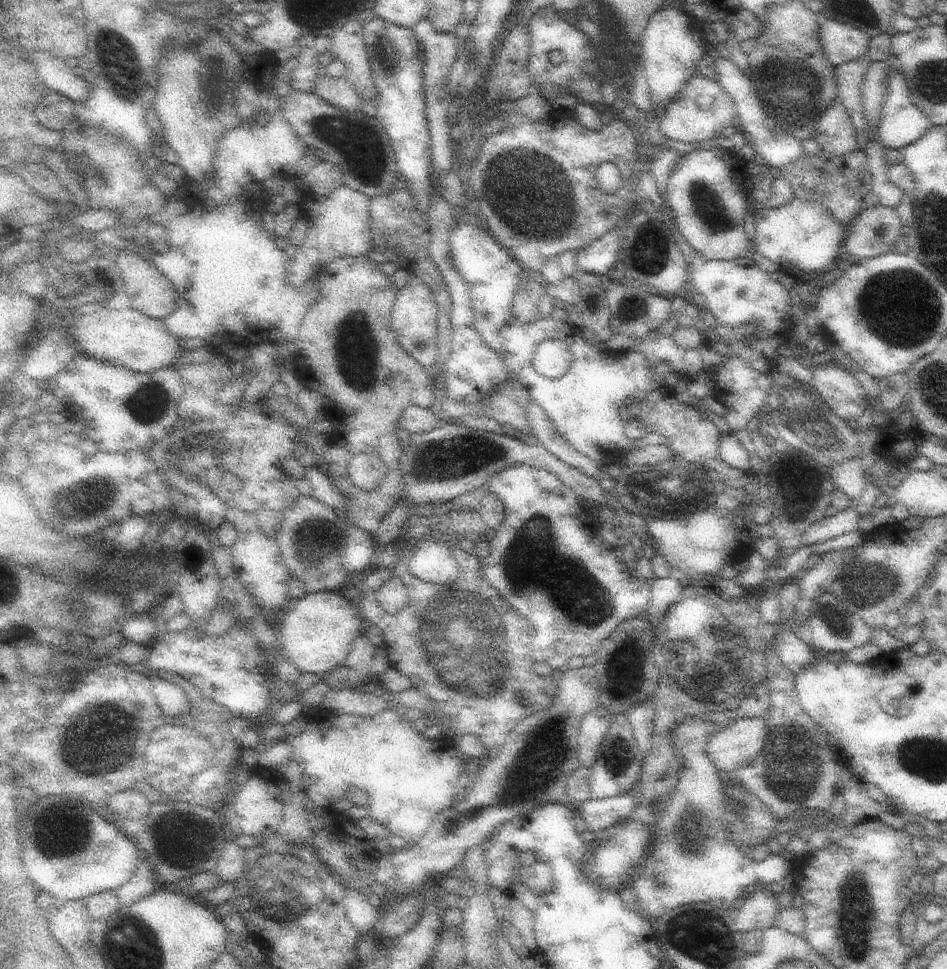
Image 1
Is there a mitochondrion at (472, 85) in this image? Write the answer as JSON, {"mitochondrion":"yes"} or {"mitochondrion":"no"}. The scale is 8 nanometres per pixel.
{"mitochondrion":"no"}

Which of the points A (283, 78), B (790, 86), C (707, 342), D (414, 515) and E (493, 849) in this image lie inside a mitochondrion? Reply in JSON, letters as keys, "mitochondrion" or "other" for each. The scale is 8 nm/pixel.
{"A":"other","B":"mitochondrion","C":"other","D":"other","E":"other"}

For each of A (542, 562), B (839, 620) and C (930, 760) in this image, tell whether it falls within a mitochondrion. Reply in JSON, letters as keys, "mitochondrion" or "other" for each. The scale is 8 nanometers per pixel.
{"A":"mitochondrion","B":"mitochondrion","C":"mitochondrion"}

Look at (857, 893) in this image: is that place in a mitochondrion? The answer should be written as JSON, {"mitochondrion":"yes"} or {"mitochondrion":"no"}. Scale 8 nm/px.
{"mitochondrion":"yes"}

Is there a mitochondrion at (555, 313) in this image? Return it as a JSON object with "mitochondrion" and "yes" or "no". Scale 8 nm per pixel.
{"mitochondrion":"no"}

